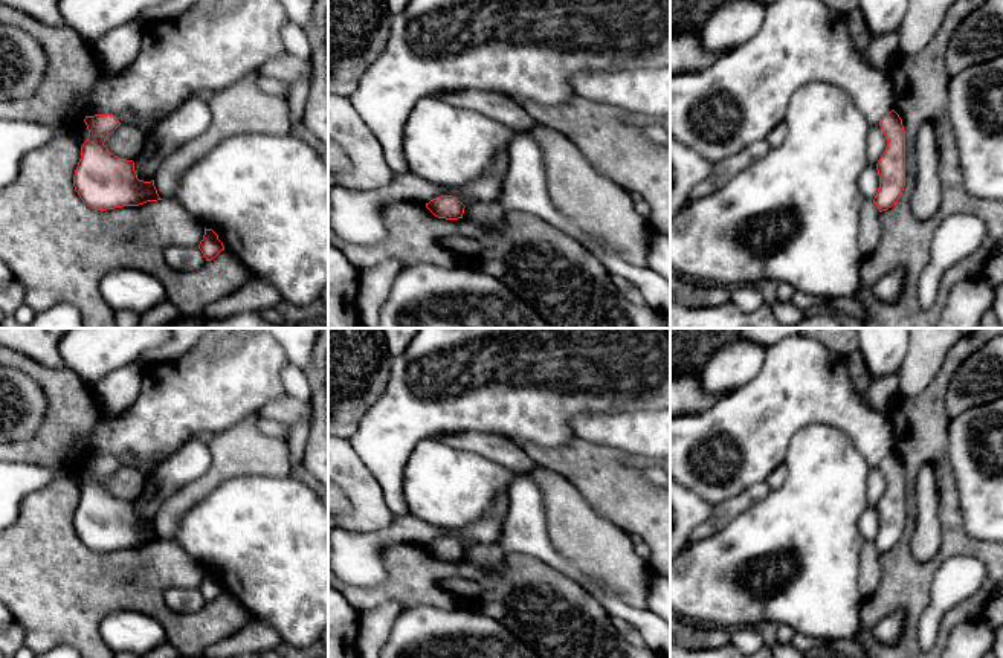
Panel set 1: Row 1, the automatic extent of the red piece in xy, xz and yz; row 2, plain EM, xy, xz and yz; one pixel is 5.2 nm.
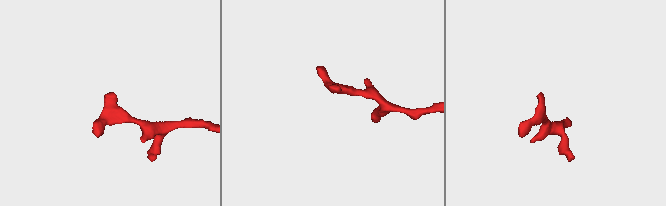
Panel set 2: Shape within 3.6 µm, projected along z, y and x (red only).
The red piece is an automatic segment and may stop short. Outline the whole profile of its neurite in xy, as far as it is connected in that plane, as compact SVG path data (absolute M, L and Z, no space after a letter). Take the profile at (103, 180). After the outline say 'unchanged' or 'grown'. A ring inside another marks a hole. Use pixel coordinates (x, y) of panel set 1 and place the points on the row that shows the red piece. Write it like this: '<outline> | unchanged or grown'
M95 115L84 119L89 137L81 147L73 186L90 208L107 211L122 206L139 206L162 200L154 180L137 179L134 162L108 151L105 139L121 125L113 115Z | unchanged

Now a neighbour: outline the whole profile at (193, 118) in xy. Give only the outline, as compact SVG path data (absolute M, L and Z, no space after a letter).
M189 98L148 134L144 150L133 159L139 180L151 182L162 160L205 133L212 122L209 102Z

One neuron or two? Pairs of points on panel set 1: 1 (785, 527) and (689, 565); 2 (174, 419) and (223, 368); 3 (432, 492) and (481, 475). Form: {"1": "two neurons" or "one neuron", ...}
{"1": "one neuron", "2": "one neuron", "3": "one neuron"}

